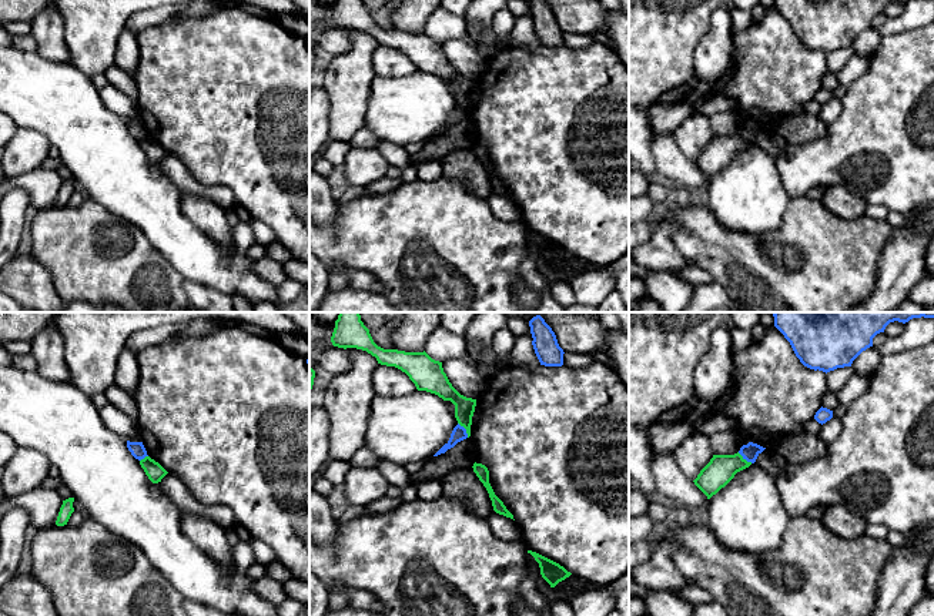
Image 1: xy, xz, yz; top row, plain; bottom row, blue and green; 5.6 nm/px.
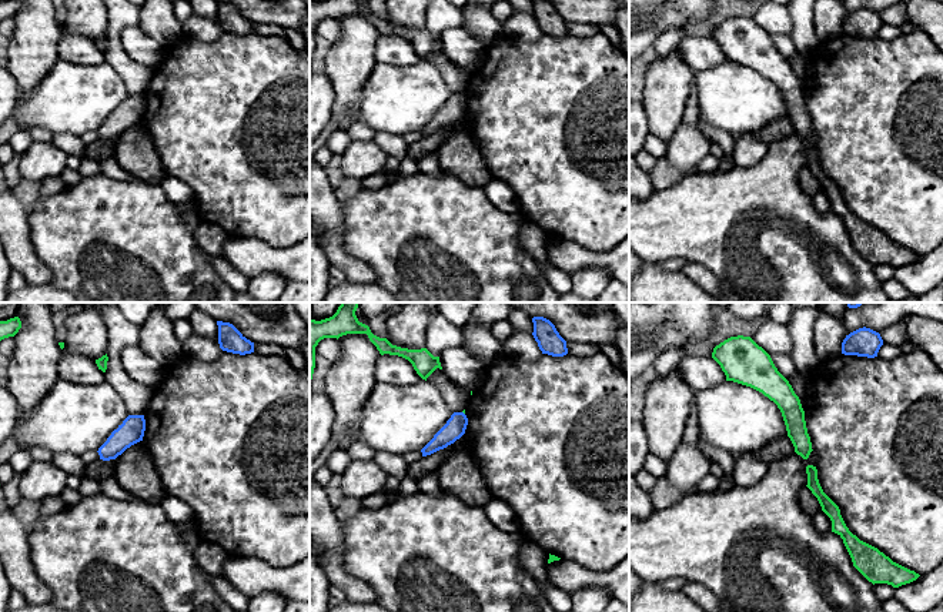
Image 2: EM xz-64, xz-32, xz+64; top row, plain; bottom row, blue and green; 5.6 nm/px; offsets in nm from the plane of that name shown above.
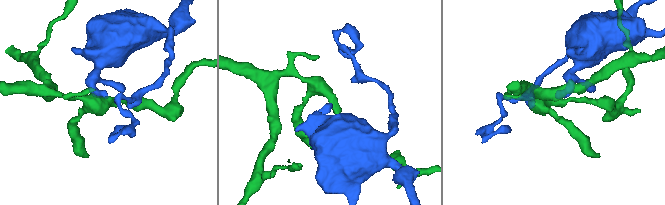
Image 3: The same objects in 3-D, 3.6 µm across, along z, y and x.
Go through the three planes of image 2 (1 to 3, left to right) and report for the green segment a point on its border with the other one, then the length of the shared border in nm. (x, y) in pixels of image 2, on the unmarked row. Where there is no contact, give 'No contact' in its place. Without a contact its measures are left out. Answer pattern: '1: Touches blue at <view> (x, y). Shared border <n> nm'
1: No contact
2: No contact
3: No contact

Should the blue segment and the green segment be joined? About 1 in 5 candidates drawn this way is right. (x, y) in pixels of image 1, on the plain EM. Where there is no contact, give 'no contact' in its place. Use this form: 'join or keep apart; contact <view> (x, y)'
keep apart; contact xz (465, 110)

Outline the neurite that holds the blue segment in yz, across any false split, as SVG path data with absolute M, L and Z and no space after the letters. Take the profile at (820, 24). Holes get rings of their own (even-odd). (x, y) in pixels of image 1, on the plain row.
M774 0L800 43L814 51L830 53L851 47L873 19L890 3L910 0Z

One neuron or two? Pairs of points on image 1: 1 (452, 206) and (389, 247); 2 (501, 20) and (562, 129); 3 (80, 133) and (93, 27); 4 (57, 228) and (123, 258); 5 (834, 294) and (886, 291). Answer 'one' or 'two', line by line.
1: one
2: two
3: two
4: one
5: two

